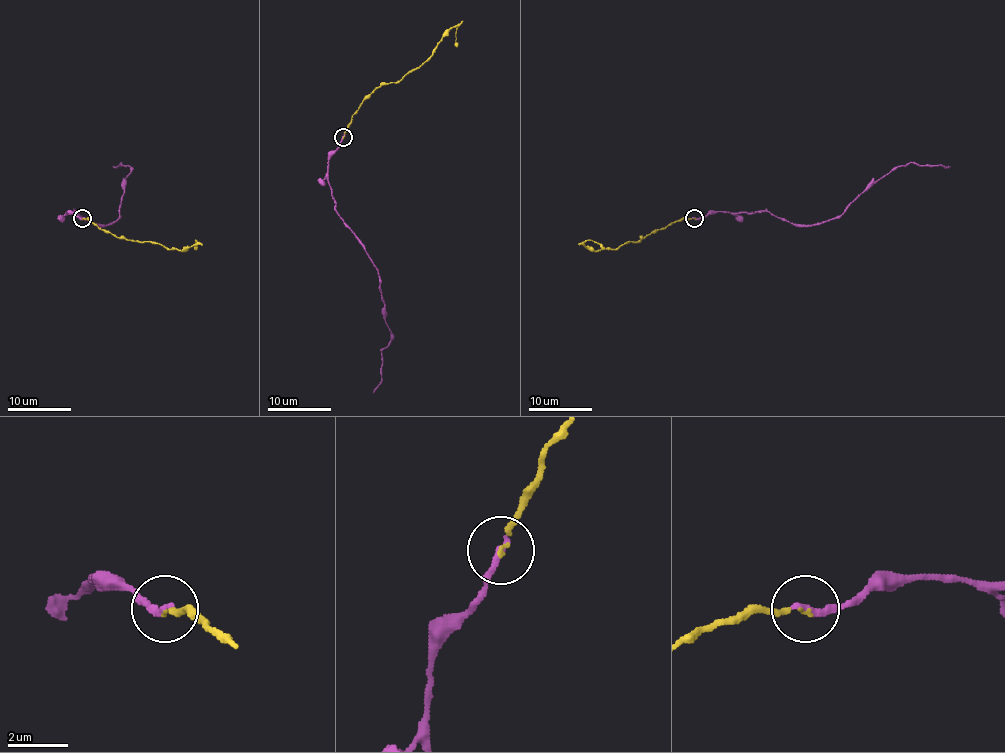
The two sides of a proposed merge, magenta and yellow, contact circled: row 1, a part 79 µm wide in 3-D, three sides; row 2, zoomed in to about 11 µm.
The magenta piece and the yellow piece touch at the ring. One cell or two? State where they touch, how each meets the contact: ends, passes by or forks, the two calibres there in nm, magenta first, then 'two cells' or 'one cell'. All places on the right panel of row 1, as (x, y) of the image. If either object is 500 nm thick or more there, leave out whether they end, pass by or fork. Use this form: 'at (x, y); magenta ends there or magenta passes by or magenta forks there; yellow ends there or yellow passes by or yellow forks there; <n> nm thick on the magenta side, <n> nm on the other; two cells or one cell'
at (694, 218); magenta ends there; yellow ends there; 280 nm thick on the magenta side, 140 nm on the other; one cell

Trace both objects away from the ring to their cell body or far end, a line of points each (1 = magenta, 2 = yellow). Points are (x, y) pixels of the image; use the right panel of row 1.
1: (695, 218), (718, 211), (768, 211), (793, 224), (821, 224), (837, 218), (897, 167), (910, 162), (950, 167)
2: (693, 218), (671, 222), (639, 241), (614, 249), (592, 251), (584, 243), (595, 241), (605, 249)

